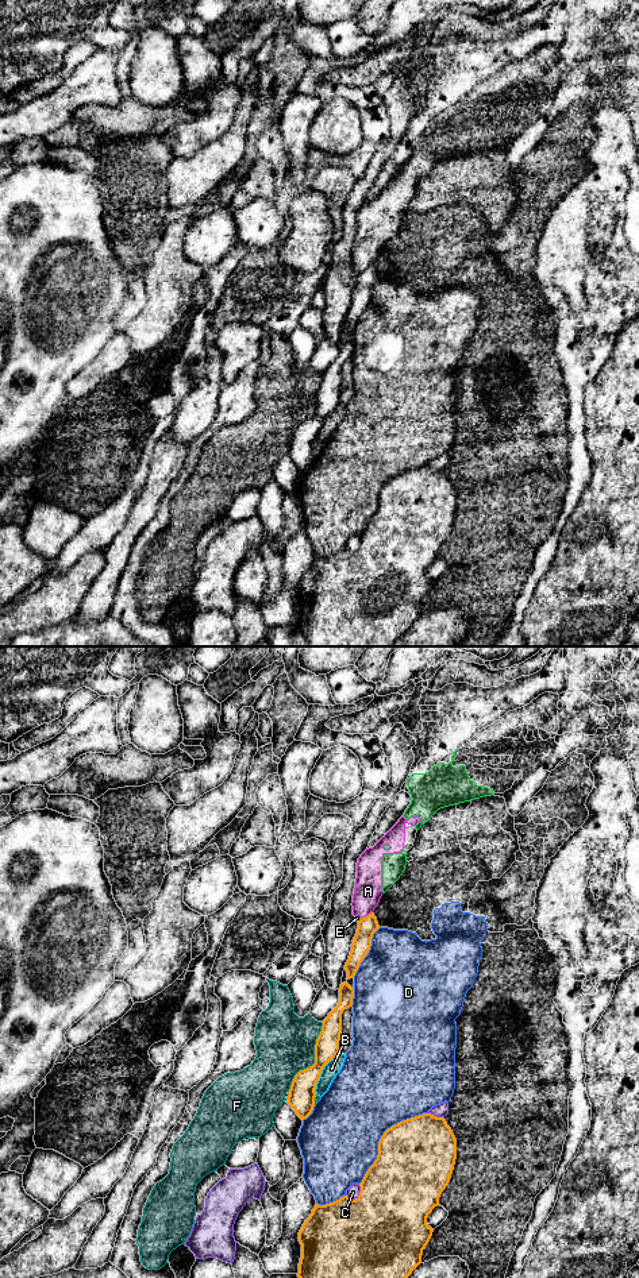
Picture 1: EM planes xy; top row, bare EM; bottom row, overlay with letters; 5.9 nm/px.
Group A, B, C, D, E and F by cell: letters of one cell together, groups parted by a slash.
A E / B F / C / D

